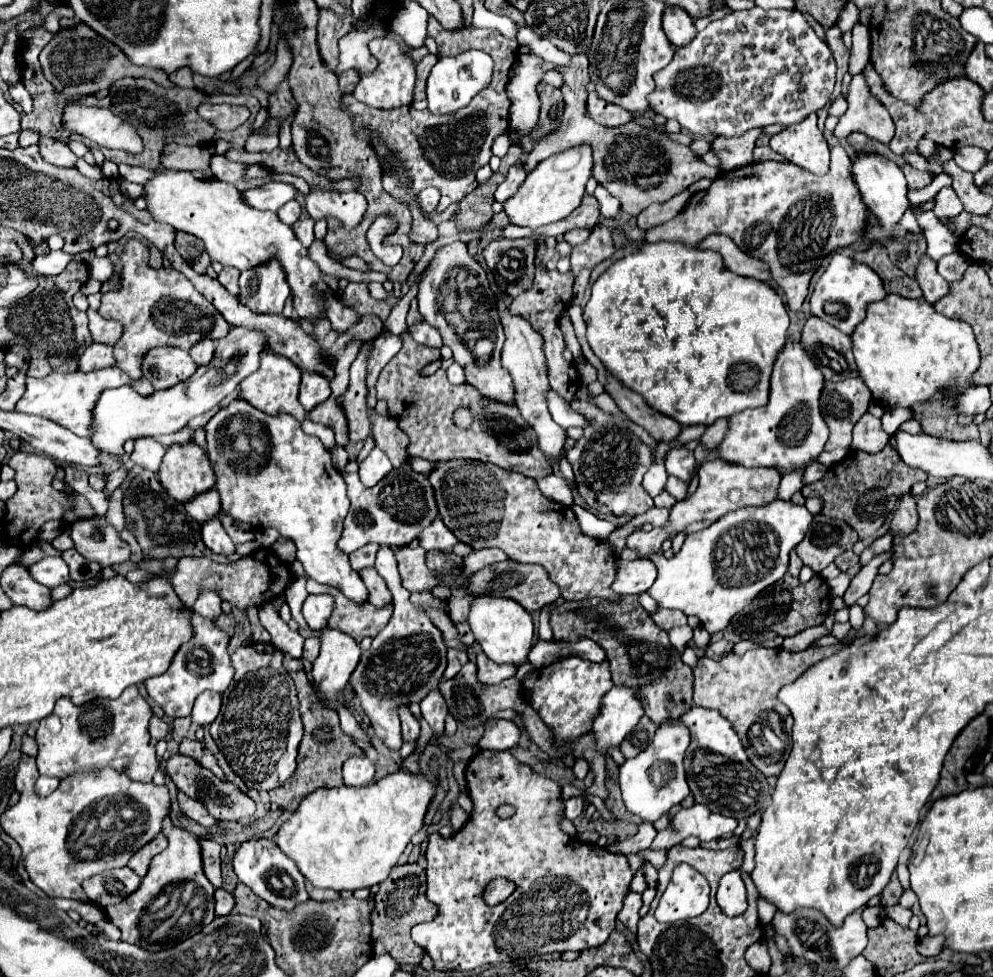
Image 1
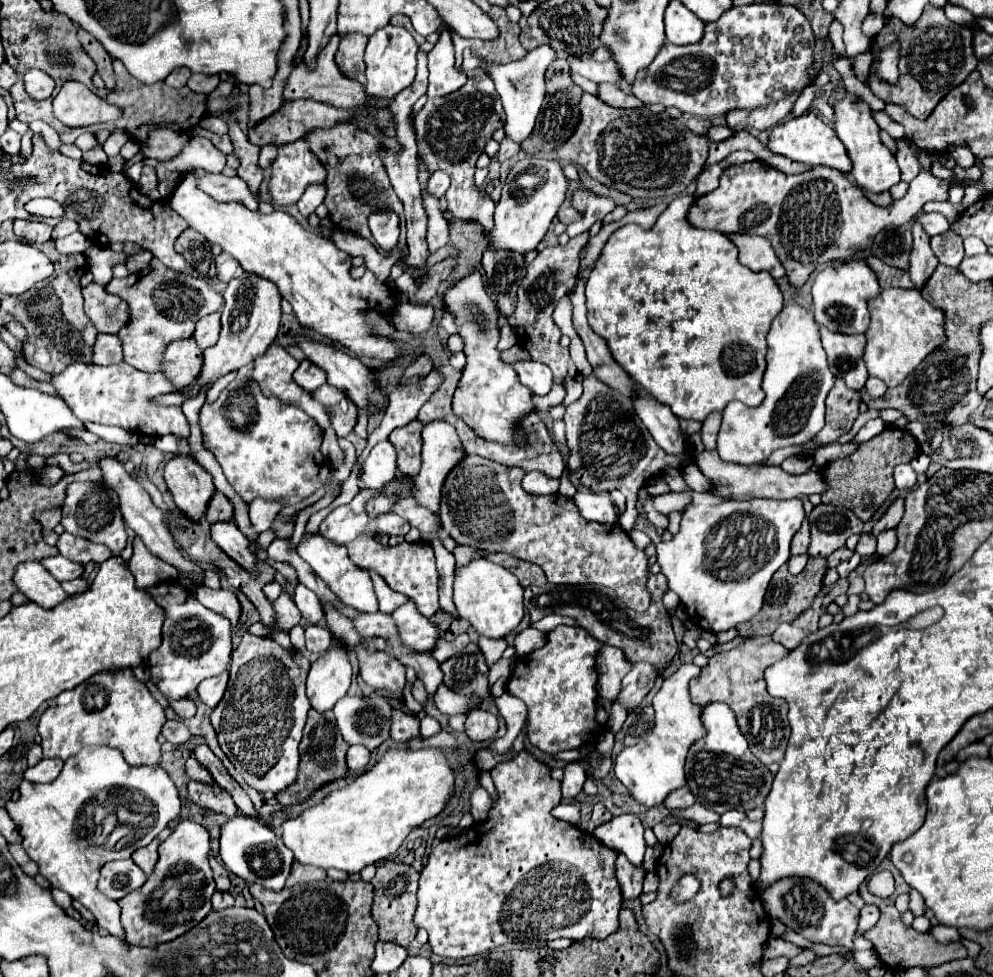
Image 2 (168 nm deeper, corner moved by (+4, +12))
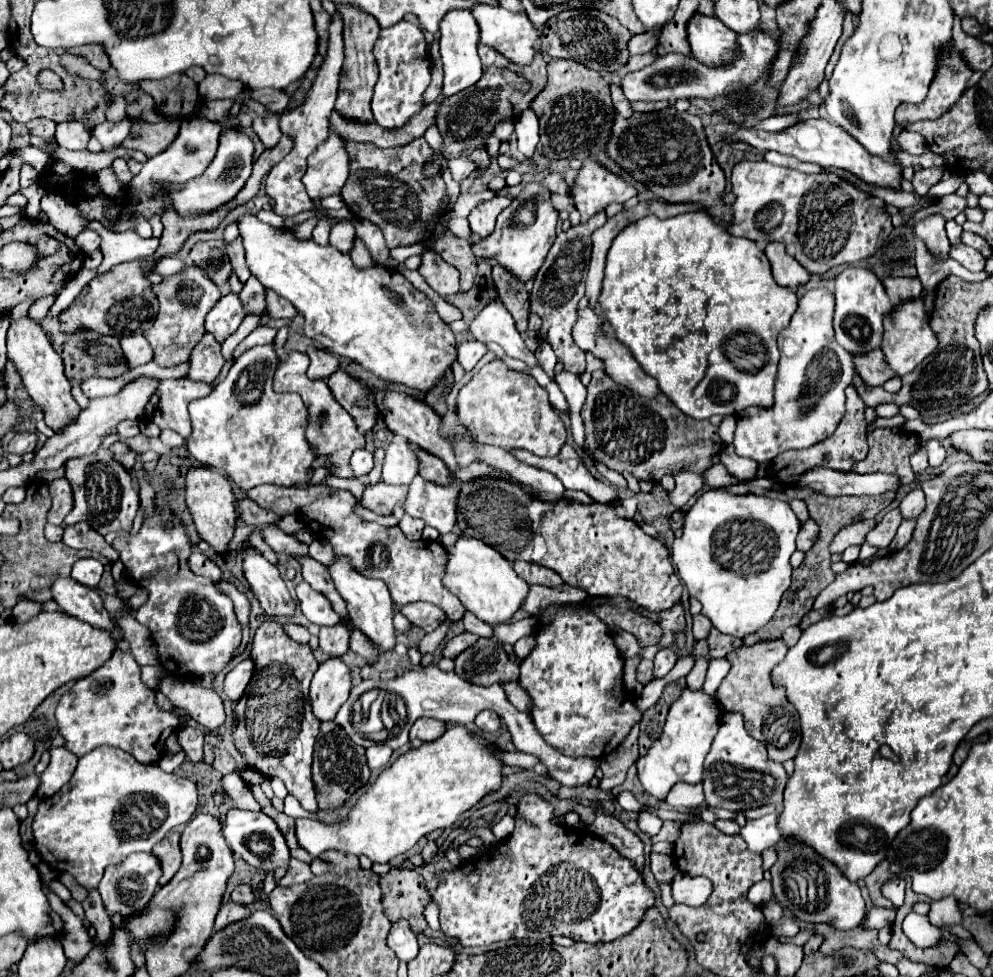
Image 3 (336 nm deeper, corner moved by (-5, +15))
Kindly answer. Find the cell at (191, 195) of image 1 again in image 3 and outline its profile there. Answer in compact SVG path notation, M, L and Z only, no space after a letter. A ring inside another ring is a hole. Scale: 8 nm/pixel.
M244 214L236 220L240 238L246 250L246 264L250 272L270 290L294 304L304 316L304 334L318 342L322 348L360 362L366 370L388 382L400 382L416 390L430 390L438 384L444 372L456 358L454 334L446 328L442 318L436 314L434 304L416 290L400 272L382 266L358 268L350 254L342 254L332 244L320 246L314 240L296 238L294 230L274 228L260 222L252 214Z

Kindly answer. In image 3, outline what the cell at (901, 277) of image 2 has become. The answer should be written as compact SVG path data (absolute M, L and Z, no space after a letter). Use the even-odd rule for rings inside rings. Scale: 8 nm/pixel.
M886 276L882 280L892 304L900 304L902 300L908 300L908 298L918 298L922 294L922 286L920 286L920 280L918 278L892 278L892 276Z

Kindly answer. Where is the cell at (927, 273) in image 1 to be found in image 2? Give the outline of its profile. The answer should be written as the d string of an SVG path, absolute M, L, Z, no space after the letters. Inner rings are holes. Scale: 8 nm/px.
M913 223L911 231L913 231L913 249L909 255L909 261L911 261L909 273L911 273L911 281L915 283L915 287L921 289L925 281L933 275L933 269L939 265L939 261L929 247L931 237L923 231L921 223Z

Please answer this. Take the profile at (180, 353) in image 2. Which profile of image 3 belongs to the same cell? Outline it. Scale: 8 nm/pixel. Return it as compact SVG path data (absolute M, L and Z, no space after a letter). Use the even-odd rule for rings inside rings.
M212 334L202 336L202 340L194 346L188 364L190 364L188 368L190 380L212 384L218 378L224 366L224 358L220 354L220 344L214 340Z

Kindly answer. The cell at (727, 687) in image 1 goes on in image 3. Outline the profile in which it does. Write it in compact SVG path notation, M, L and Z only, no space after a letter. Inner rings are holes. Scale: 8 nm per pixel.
M782 638L778 640L764 640L756 642L754 646L740 646L732 650L726 660L732 664L728 676L722 680L716 700L728 712L740 712L746 720L746 730L752 738L762 742L768 750L770 760L786 762L796 756L800 746L800 720L796 708L788 702L786 692L782 686L774 686L770 680L772 668L784 660L788 646Z

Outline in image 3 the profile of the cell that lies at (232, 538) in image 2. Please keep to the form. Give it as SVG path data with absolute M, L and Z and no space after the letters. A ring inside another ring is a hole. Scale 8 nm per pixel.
M254 546L242 548L242 562L250 590L260 600L264 612L270 616L292 616L296 604L290 598L278 568L270 564Z

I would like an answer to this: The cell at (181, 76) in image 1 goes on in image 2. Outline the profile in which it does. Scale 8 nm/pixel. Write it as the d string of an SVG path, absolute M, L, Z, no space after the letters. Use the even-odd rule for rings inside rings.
M179 67L179 69L175 69L175 71L165 79L165 83L167 83L169 87L185 87L189 77L191 77L191 71L189 71L187 67Z

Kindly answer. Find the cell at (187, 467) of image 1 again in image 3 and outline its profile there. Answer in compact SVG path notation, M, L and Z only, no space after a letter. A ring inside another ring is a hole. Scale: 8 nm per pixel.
M198 466L186 472L184 490L186 490L186 506L190 510L190 516L196 524L200 538L206 540L218 554L224 554L228 548L228 542L234 536L234 524L236 524L236 500L232 494L230 480L214 468Z

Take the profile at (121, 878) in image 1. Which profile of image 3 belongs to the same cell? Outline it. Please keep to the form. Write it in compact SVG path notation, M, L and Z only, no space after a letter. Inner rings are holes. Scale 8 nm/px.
M144 852L130 854L124 862L108 866L104 872L104 878L98 886L104 906L108 908L108 914L112 916L112 914L120 912L122 916L130 916L134 910L140 910L152 898L152 892L156 892L160 876L162 876L162 872L160 872L160 864L156 862L156 856L144 854Z

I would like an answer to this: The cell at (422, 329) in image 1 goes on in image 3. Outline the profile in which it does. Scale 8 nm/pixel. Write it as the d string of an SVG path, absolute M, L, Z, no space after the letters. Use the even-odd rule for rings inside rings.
M492 300L472 322L470 322L470 334L480 342L496 342L504 348L504 352L510 358L518 358L528 364L528 368L538 366L536 356L526 348L520 332L514 326L512 316L506 312L506 308Z

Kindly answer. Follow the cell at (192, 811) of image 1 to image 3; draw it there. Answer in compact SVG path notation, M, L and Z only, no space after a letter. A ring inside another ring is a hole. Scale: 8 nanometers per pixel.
M236 772L234 774L226 774L222 778L222 790L234 802L234 808L260 810L260 806L254 802L252 792L248 792L246 784L240 780L240 776L236 776Z

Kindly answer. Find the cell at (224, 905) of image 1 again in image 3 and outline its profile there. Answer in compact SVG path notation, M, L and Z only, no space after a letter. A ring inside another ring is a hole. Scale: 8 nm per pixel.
M232 900L224 902L224 904L220 906L218 916L216 916L216 926L214 926L214 930L224 928L224 924L232 924L232 922L236 922L236 920L242 920L242 918L248 914L246 910L248 910L248 908L246 908L244 904L236 904L236 902L232 902Z

